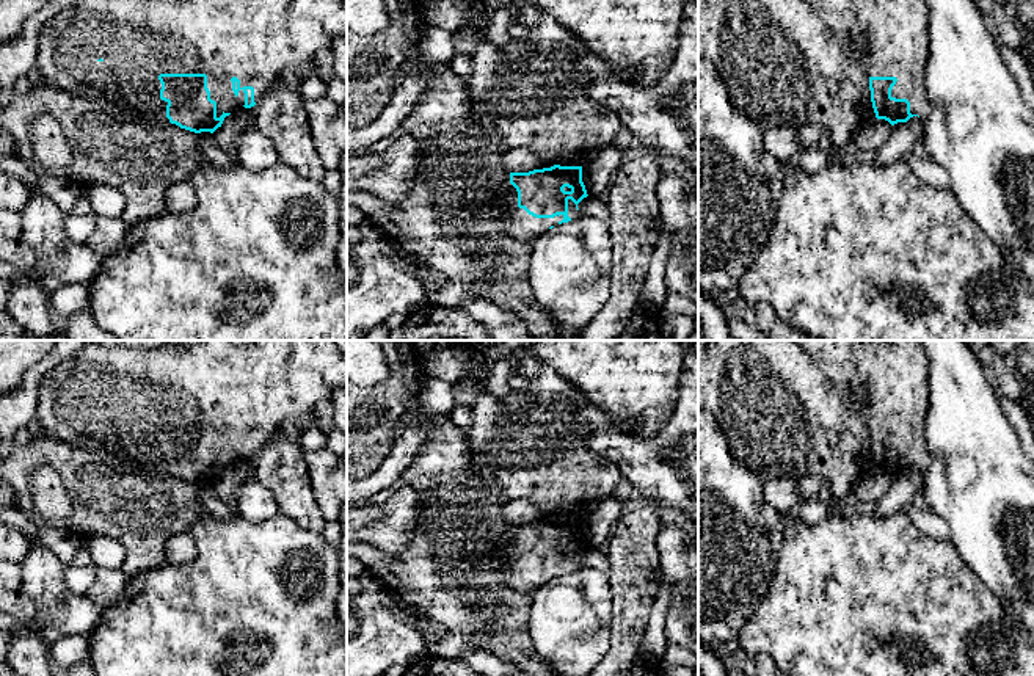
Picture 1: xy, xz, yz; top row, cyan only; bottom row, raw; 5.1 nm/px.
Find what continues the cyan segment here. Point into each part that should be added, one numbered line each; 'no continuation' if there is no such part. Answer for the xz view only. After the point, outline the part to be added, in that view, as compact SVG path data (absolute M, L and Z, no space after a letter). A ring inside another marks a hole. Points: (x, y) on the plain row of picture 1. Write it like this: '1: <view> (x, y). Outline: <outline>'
1: xz (518, 576). Outline: M512 535L508 538L508 549L499 551L496 560L504 563L505 569L493 576L493 583L530 594L533 594L551 577L557 577L563 571L563 566L554 569L535 569L524 560L519 560L518 543Z

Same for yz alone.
1: yz (887, 381). Outline: M794 340L839 386L844 406L861 413L869 428L896 428L891 449L907 450L910 464L929 466L924 423L930 406L929 361L918 340Z

